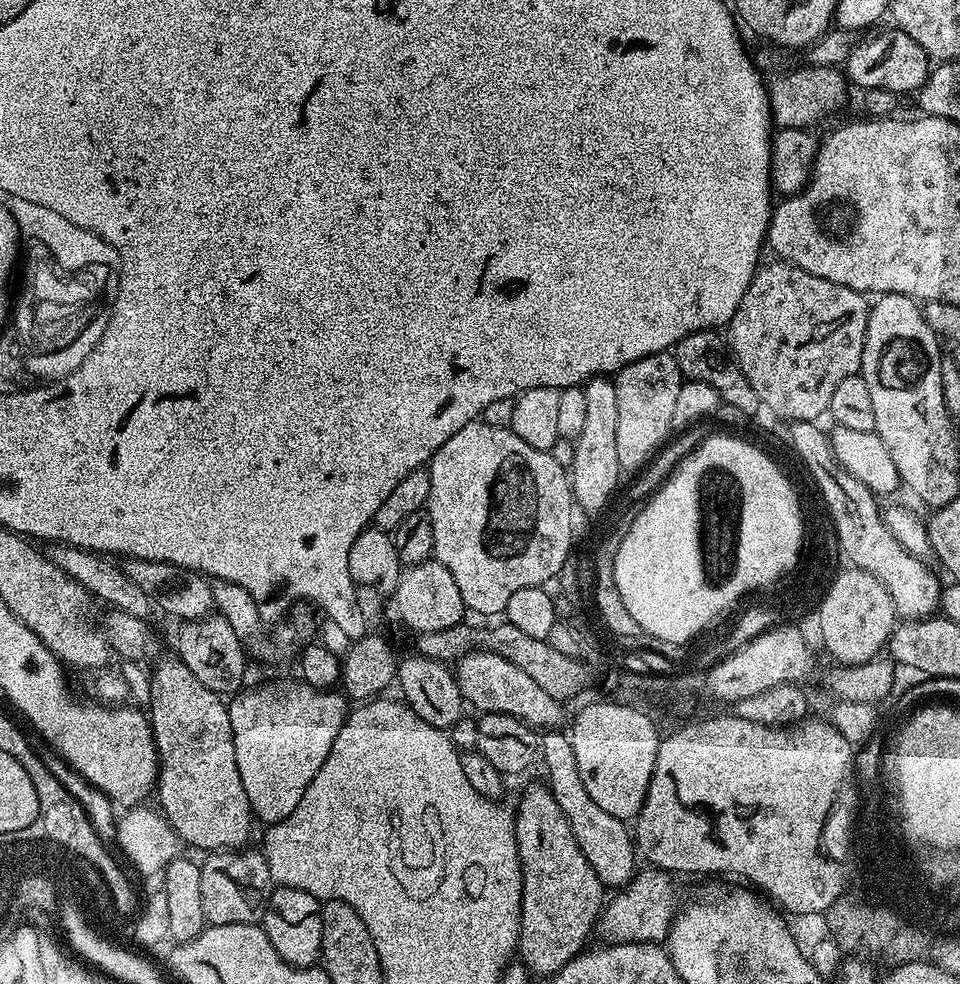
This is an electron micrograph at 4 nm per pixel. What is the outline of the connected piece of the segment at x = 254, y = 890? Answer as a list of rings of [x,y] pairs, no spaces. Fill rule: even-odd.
[[[252,849],[216,850],[202,860],[202,914],[209,925],[234,926],[235,924],[260,924],[270,902],[274,887],[270,866],[266,866],[263,851]]]

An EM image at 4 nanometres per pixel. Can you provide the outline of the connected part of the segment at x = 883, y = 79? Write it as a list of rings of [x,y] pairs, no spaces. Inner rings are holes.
[[[893,27],[892,32],[880,32],[873,40],[861,39],[852,48],[846,65],[846,76],[860,90],[880,87],[882,90],[892,91],[897,94],[909,92],[915,94],[928,80],[930,71],[930,57],[910,34],[902,29]]]

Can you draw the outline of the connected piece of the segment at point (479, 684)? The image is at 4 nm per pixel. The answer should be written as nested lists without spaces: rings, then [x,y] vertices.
[[[477,650],[465,654],[461,660],[455,661],[454,671],[460,692],[465,701],[477,708],[477,713],[501,712],[517,716],[531,728],[537,730],[556,730],[561,727],[564,720],[565,705],[561,701],[550,698],[534,678],[529,678],[514,662],[506,662],[493,652]]]

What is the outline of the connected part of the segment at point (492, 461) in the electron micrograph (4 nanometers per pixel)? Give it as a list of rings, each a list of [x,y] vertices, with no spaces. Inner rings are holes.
[[[473,422],[462,426],[462,430],[458,430],[458,434],[454,434],[454,438],[447,440],[434,453],[427,469],[430,474],[430,494],[426,511],[430,518],[430,526],[434,526],[434,559],[442,566],[446,566],[446,570],[450,570],[450,574],[454,574],[454,582],[458,582],[462,602],[469,613],[477,612],[480,616],[497,615],[496,617],[499,617],[510,602],[510,597],[514,595],[514,590],[538,588],[547,585],[547,580],[555,581],[559,577],[563,563],[570,556],[572,552],[570,550],[574,545],[570,530],[570,512],[574,507],[574,497],[569,473],[554,460],[550,452],[534,450],[534,446],[526,446],[526,442],[522,442],[522,438],[518,438],[518,434],[514,434],[511,427],[499,428],[481,422]]]

